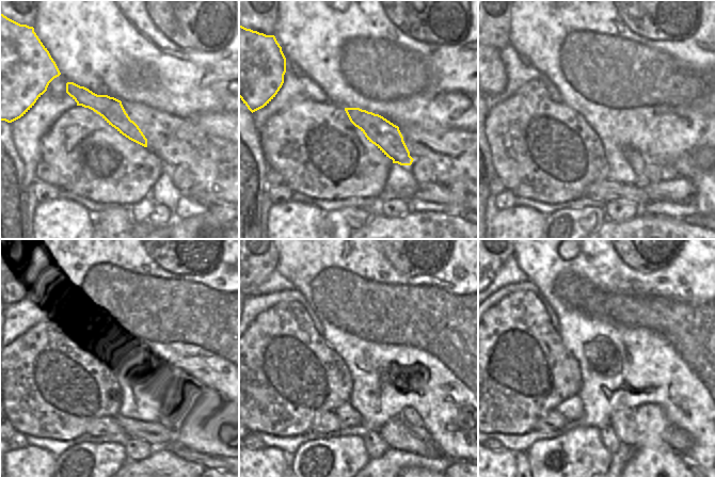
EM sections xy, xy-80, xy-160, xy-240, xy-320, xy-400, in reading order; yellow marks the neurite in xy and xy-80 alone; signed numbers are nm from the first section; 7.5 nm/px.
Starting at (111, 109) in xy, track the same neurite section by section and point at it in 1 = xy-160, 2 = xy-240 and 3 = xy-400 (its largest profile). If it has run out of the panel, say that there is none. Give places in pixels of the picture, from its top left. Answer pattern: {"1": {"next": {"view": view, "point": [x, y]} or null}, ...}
{"1": {"next": {"view": "xy-160", "point": [636, 160]}}, "2": {"next": {"view": "xy-240", "point": [164, 418]}}, "3": {"next": {"view": "xy-400", "point": [681, 441]}}}

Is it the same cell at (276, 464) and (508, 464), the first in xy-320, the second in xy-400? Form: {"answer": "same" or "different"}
{"answer": "same"}

